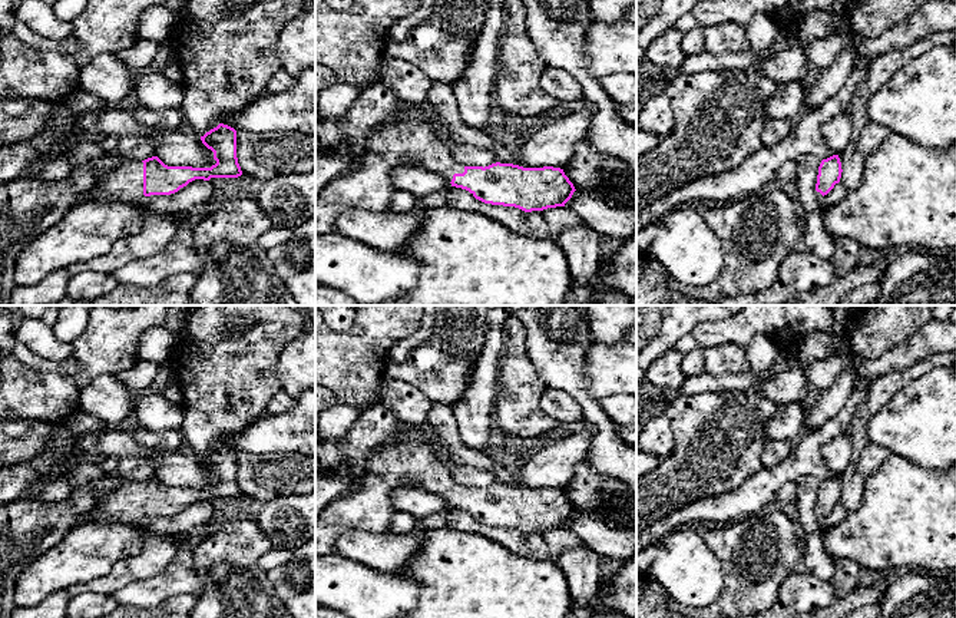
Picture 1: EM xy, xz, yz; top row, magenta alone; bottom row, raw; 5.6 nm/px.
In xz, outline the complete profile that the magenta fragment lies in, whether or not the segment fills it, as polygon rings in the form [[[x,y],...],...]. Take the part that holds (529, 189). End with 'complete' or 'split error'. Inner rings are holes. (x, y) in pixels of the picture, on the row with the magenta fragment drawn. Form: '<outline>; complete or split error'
[[[400,106],[393,120],[368,135],[360,165],[315,196],[315,235],[333,234],[334,221],[351,209],[388,212],[396,191],[391,171],[398,166],[439,173],[484,204],[525,212],[565,206],[576,191],[560,168],[464,166],[453,159],[451,146],[427,108]]]; split error

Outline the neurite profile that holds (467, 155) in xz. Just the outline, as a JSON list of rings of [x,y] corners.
[[[454,143],[451,146],[451,156],[457,163],[462,163],[464,166],[484,168],[497,162],[493,149],[479,149],[463,143]]]

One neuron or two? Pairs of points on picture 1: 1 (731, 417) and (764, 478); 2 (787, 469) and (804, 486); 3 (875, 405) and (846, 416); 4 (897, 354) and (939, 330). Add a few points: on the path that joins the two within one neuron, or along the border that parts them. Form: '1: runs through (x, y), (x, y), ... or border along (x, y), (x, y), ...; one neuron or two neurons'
1: border along (763, 466), (733, 489); two neurons
2: border along (794, 481), (804, 475), (813, 475), (821, 481); two neurons
3: border along (867, 389), (866, 397), (857, 406), (844, 433); two neurons
4: runs through (907, 353), (929, 340); one neuron

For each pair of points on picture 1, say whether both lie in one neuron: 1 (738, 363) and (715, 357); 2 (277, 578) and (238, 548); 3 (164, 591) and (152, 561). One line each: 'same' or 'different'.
1: same
2: different
3: different

